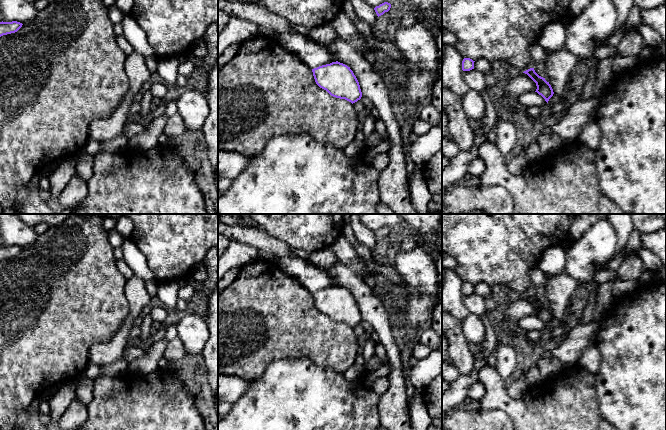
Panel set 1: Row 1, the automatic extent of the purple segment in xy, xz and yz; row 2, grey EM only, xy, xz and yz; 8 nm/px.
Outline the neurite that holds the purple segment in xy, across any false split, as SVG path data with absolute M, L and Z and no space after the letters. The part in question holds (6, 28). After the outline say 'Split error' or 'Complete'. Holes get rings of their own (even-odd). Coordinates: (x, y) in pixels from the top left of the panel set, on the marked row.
M17 21L0 22L0 37L3 35L17 32L22 27L22 25L22 23Z. Complete

